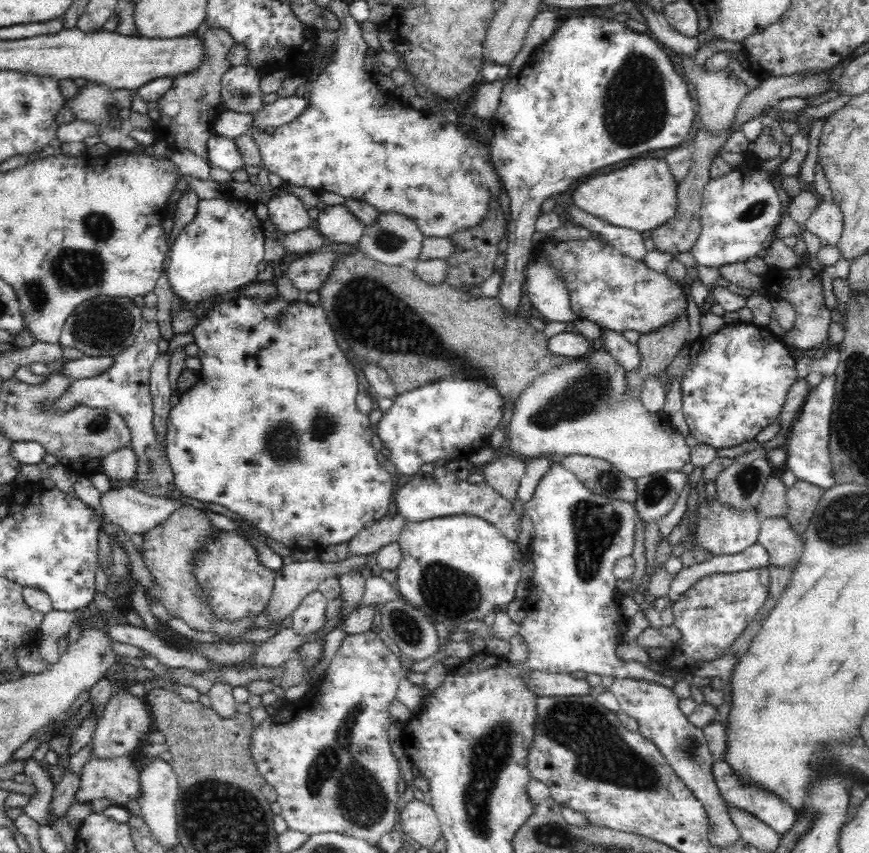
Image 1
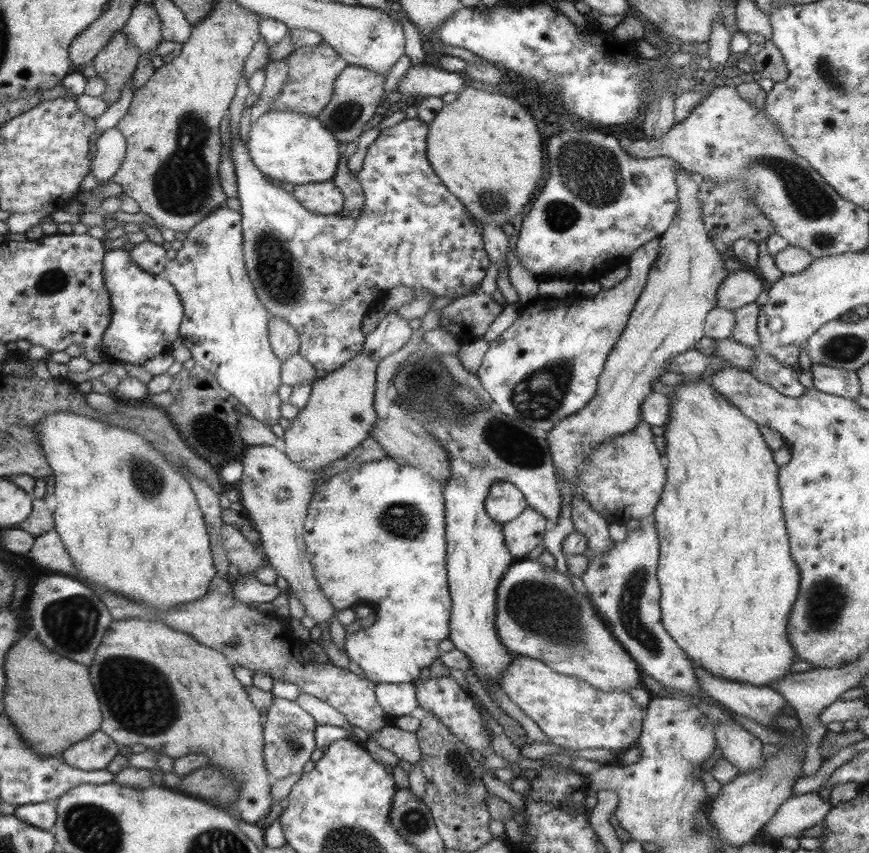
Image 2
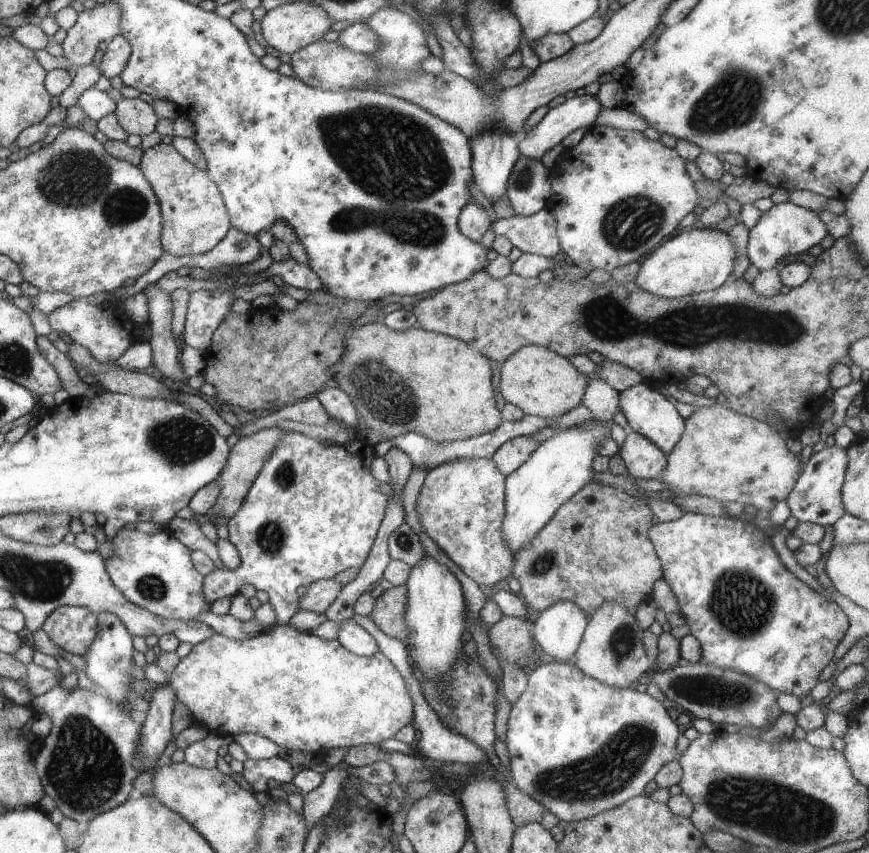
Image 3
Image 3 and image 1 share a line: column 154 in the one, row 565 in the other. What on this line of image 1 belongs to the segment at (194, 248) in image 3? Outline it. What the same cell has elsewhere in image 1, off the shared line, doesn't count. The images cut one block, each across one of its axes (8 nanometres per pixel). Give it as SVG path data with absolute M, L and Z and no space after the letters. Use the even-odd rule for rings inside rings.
M192 506L176 508L160 526L150 530L144 536L142 558L144 558L144 566L148 568L154 586L146 592L146 596L150 602L158 600L168 610L170 618L178 618L186 622L192 630L220 634L224 644L232 644L236 640L254 640L252 636L256 632L252 632L252 628L256 620L244 620L240 624L214 624L212 618L208 616L202 592L196 586L196 580L192 578L190 564L192 564L194 552L202 544L202 538L206 538L212 532L214 532L214 524L210 522L210 518L202 510L192 508Z

